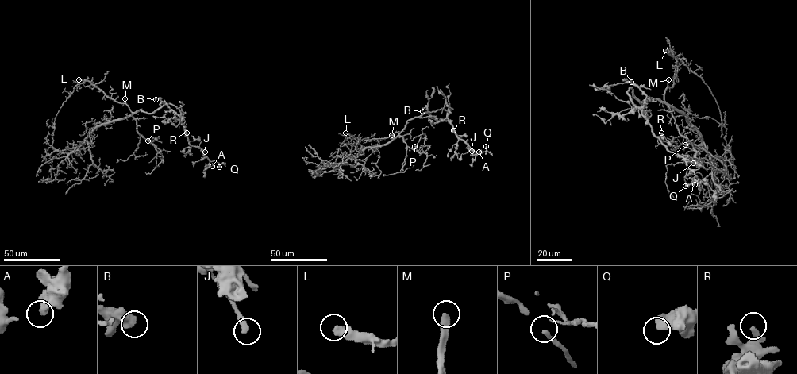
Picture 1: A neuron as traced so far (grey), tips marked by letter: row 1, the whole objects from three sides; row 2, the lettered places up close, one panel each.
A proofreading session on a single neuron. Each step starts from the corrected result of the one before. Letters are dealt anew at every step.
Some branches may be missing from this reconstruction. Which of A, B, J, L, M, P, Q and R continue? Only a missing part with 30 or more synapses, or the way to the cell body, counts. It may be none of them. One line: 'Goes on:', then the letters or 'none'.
Goes on: L, M

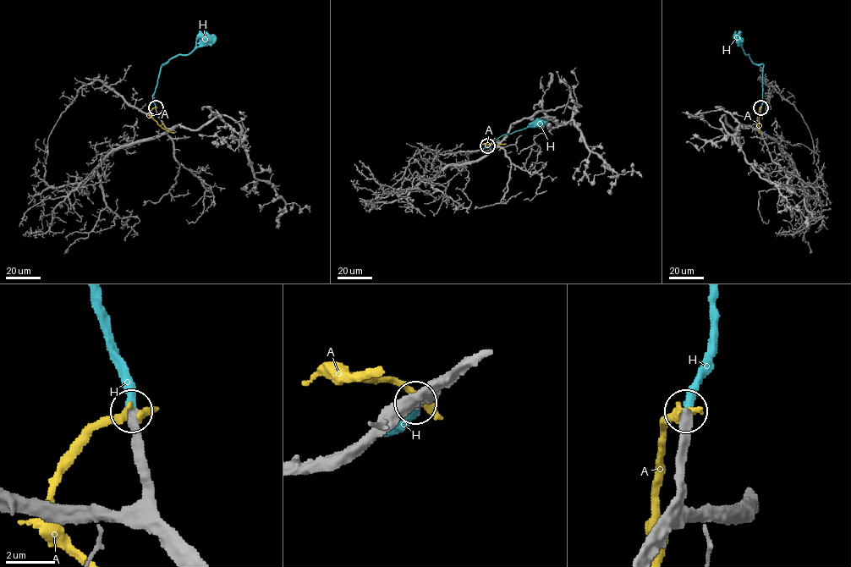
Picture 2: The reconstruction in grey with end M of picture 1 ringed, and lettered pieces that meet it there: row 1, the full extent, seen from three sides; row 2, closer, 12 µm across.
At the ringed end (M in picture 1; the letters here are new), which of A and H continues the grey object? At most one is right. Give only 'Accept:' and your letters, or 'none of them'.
Accept: H

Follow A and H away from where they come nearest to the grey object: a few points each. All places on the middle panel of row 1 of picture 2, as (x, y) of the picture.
A: (487, 145), (481, 144), (506, 144)
H: (487, 145), (485, 147), (492, 148), (495, 142), (503, 134), (540, 123)

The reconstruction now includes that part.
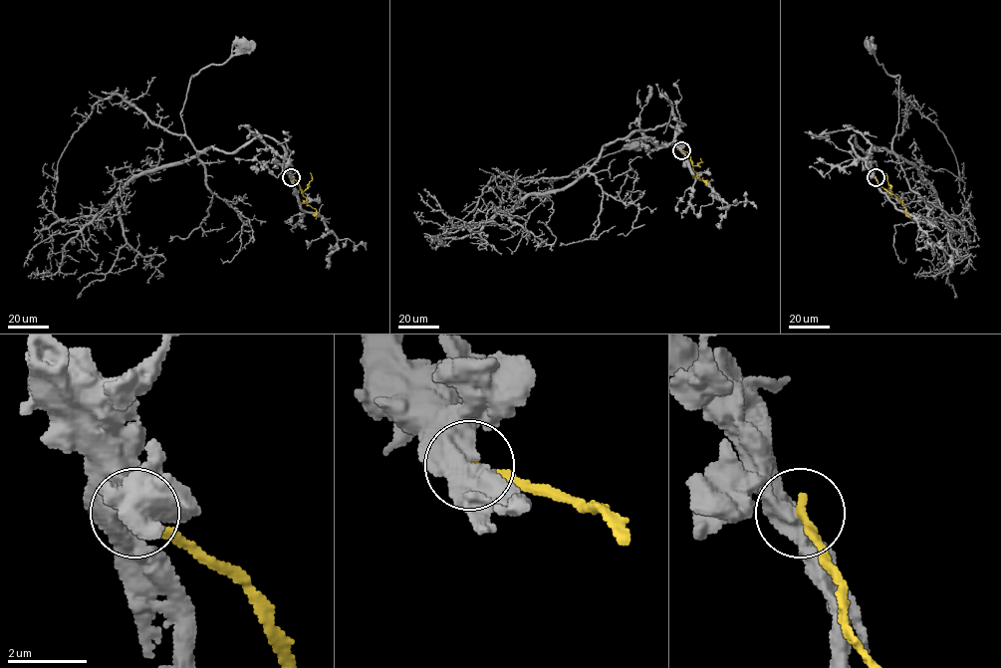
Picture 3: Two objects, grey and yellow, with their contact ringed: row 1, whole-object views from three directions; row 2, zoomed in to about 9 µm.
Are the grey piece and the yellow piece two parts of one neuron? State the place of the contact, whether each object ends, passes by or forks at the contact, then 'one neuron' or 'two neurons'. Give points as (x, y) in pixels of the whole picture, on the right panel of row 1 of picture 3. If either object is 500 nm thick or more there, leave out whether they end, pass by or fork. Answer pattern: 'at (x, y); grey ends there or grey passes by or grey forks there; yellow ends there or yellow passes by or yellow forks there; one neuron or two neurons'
at (875, 177); two neurons

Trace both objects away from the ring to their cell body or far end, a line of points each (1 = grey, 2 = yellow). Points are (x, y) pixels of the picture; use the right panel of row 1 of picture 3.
1: (875, 177), (850, 139), (854, 135), (864, 152), (872, 146), (891, 150), (899, 77), (889, 76), (871, 46)
2: (875, 177), (878, 184), (901, 201), (910, 219)

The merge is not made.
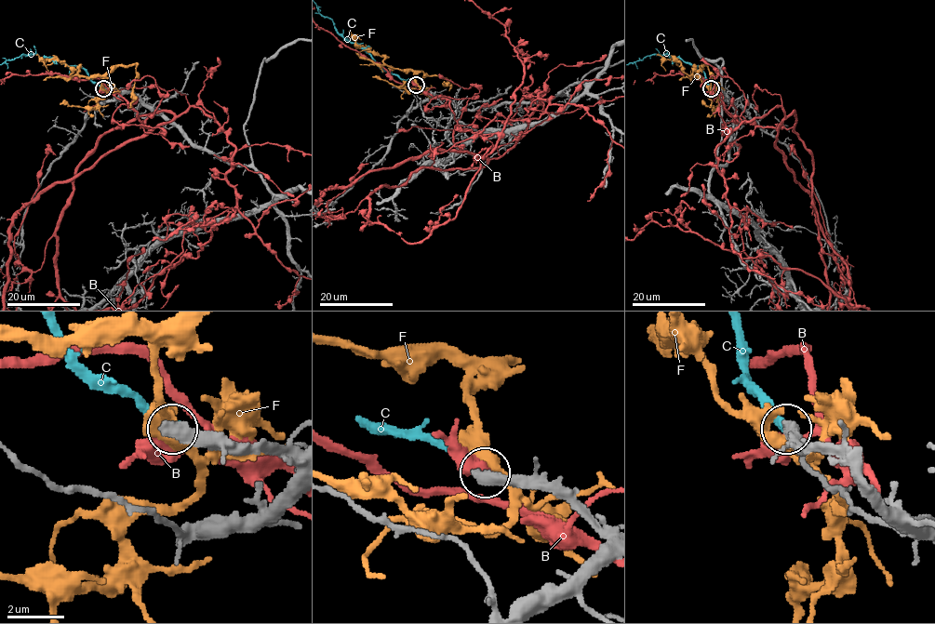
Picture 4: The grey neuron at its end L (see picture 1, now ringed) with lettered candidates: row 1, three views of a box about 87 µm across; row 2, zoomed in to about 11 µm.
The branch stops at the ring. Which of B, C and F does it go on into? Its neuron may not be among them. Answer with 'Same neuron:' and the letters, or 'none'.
Same neuron: C

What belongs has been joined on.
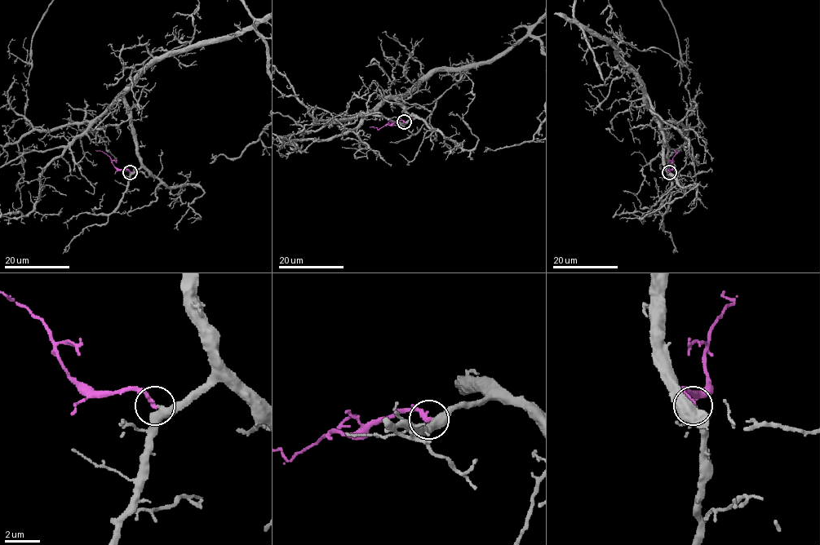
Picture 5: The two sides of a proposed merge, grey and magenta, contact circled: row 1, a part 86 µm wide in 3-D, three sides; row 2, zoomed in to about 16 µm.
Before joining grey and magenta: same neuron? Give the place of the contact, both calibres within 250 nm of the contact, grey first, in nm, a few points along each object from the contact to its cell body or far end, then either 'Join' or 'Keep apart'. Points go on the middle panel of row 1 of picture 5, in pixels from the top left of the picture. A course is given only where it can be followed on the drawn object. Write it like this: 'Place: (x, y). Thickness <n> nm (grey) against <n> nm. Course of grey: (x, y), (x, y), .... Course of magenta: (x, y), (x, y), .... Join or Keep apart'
Place: (404, 121). Thickness 440 nm (grey) against 280 nm. Course of grey: (405, 121), (399, 99), (436, 71), (503, 55), (538, 12). Course of magenta: (405, 121), (401, 120), (378, 129), (370, 127). Join

